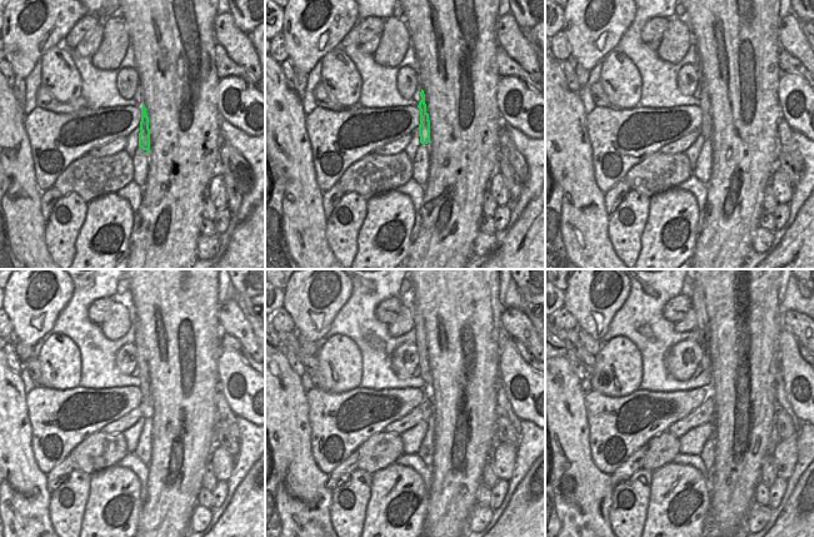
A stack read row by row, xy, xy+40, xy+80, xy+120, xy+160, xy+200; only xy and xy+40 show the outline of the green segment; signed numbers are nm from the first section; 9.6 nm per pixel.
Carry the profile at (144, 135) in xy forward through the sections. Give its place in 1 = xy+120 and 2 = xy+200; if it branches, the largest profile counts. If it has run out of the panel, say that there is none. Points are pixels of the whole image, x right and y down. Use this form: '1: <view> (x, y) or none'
1: xy+120 (144, 377)
2: xy+200 (698, 299)

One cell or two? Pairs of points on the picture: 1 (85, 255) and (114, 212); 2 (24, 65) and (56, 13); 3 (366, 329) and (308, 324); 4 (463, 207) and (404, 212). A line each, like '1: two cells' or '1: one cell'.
1: one cell
2: one cell
3: two cells
4: two cells

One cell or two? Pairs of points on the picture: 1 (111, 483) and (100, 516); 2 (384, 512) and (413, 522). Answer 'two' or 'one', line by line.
1: one
2: one

